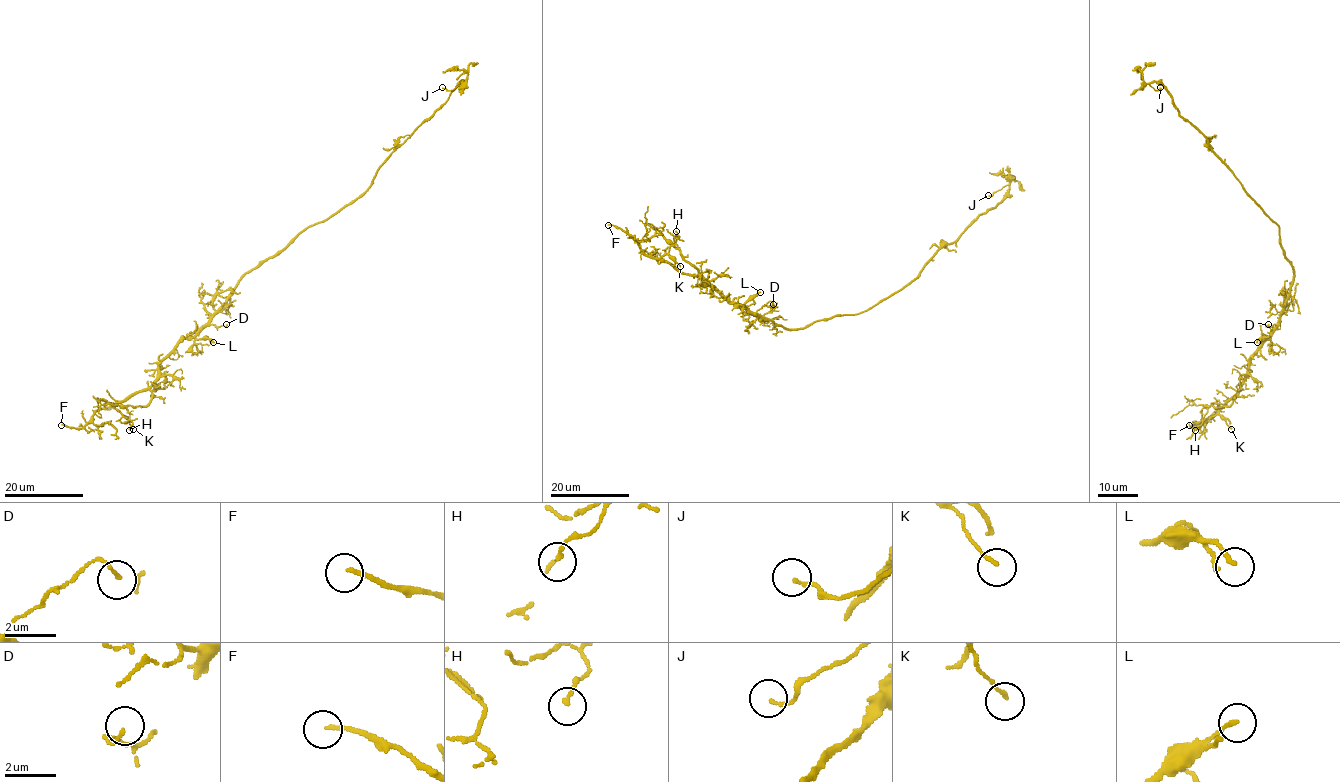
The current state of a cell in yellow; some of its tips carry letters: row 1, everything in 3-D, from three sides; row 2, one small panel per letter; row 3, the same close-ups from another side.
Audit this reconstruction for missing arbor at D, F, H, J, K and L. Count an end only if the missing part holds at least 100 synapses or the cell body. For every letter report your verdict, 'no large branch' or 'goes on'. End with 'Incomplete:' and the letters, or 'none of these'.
D: no large branch
F: goes on
H: no large branch
J: no large branch
K: no large branch
L: no large branch
Incomplete: F

